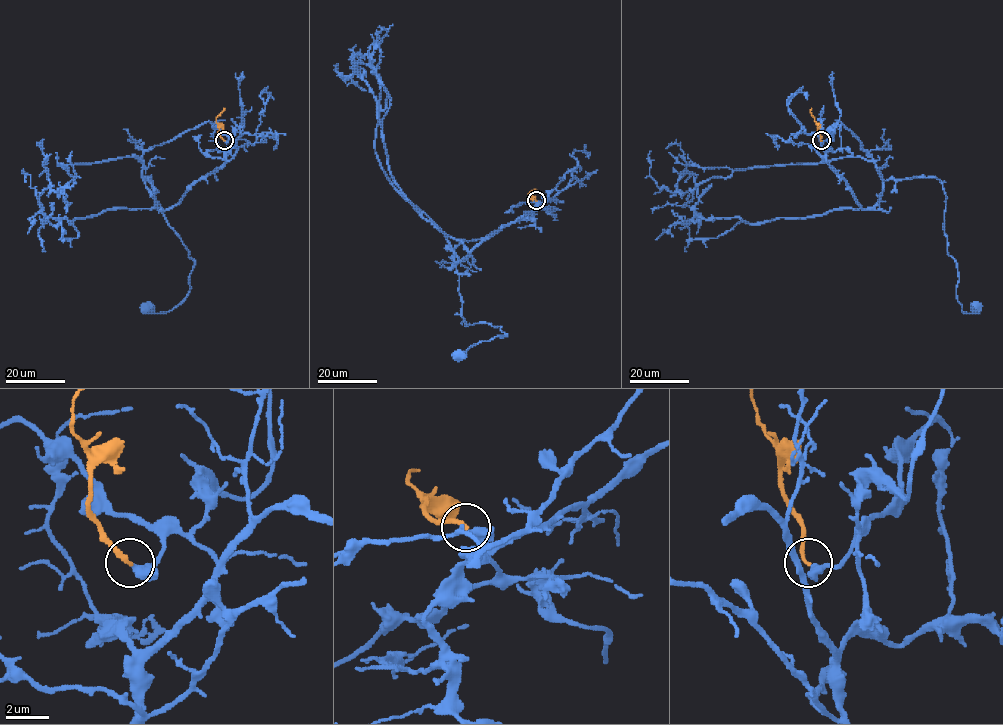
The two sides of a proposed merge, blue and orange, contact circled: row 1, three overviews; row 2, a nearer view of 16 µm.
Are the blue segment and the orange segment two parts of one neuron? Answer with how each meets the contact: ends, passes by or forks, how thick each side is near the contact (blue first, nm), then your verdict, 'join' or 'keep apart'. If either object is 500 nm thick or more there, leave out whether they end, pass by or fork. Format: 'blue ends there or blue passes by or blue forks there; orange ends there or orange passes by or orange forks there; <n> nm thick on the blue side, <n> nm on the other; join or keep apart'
blue passes by; orange ends there; 300 nm thick on the blue side, 180 nm on the other; join

